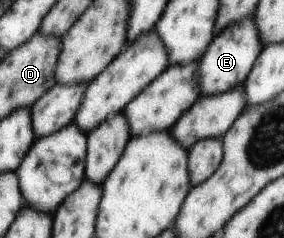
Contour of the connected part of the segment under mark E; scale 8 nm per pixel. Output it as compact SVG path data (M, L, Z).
M251 17L241 19L240 22L228 25L221 33L215 33L207 52L197 62L199 66L199 100L201 96L209 97L228 92L246 81L247 72L252 71L255 58L259 53L257 32Z

